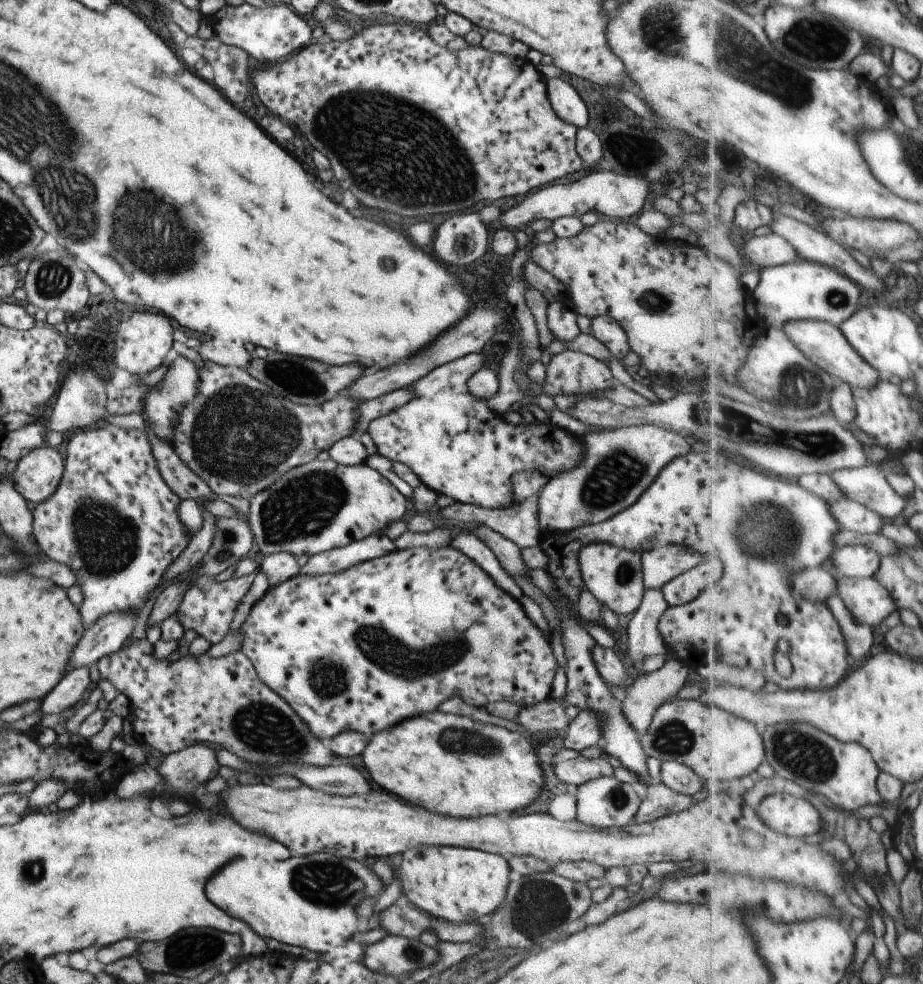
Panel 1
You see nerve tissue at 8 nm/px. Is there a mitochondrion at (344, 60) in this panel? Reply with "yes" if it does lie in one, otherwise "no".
no

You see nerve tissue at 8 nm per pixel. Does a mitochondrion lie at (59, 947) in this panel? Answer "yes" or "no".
no

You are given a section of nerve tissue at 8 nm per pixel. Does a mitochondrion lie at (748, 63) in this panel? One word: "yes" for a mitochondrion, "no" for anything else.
yes

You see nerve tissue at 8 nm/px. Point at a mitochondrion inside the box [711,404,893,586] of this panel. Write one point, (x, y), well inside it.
(772, 529)

